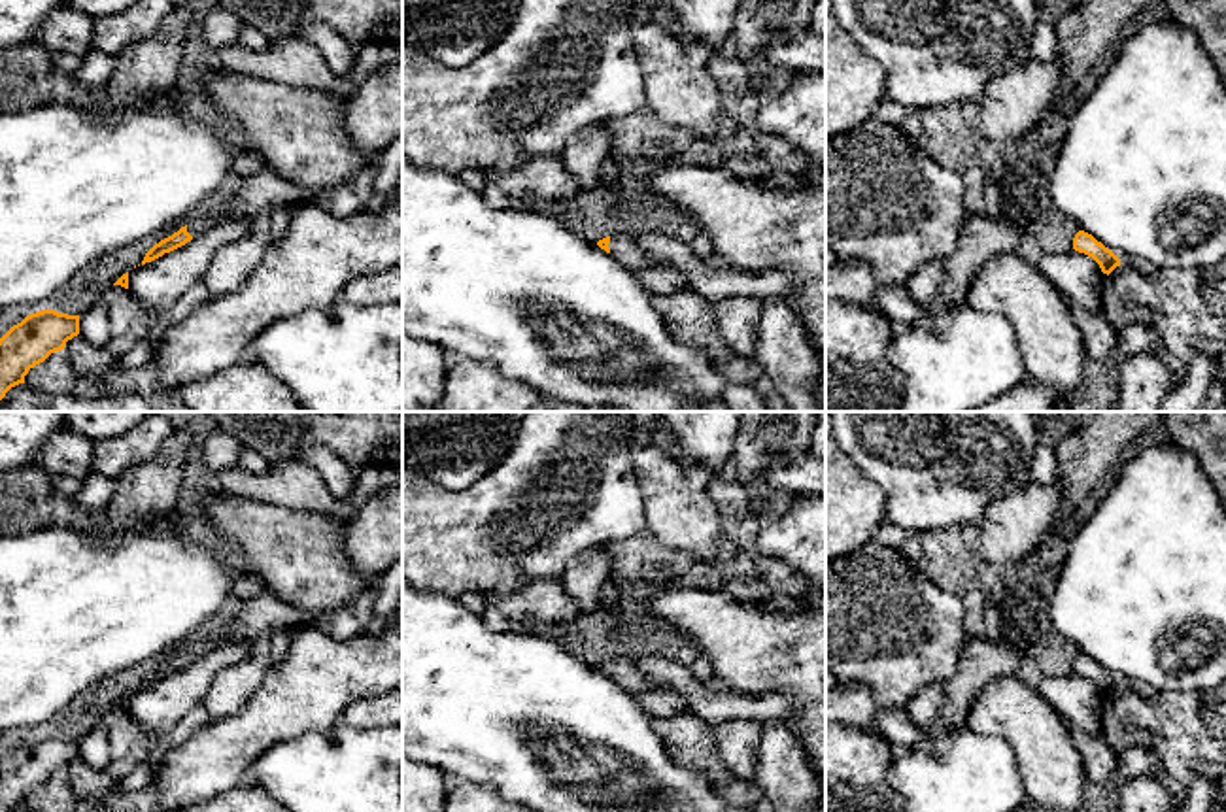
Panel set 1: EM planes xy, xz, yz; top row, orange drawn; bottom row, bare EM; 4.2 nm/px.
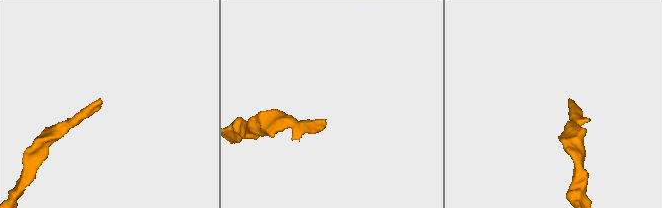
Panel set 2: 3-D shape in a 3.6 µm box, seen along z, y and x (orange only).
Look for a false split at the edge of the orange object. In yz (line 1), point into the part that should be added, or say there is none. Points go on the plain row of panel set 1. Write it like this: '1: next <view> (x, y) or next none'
1: next none

